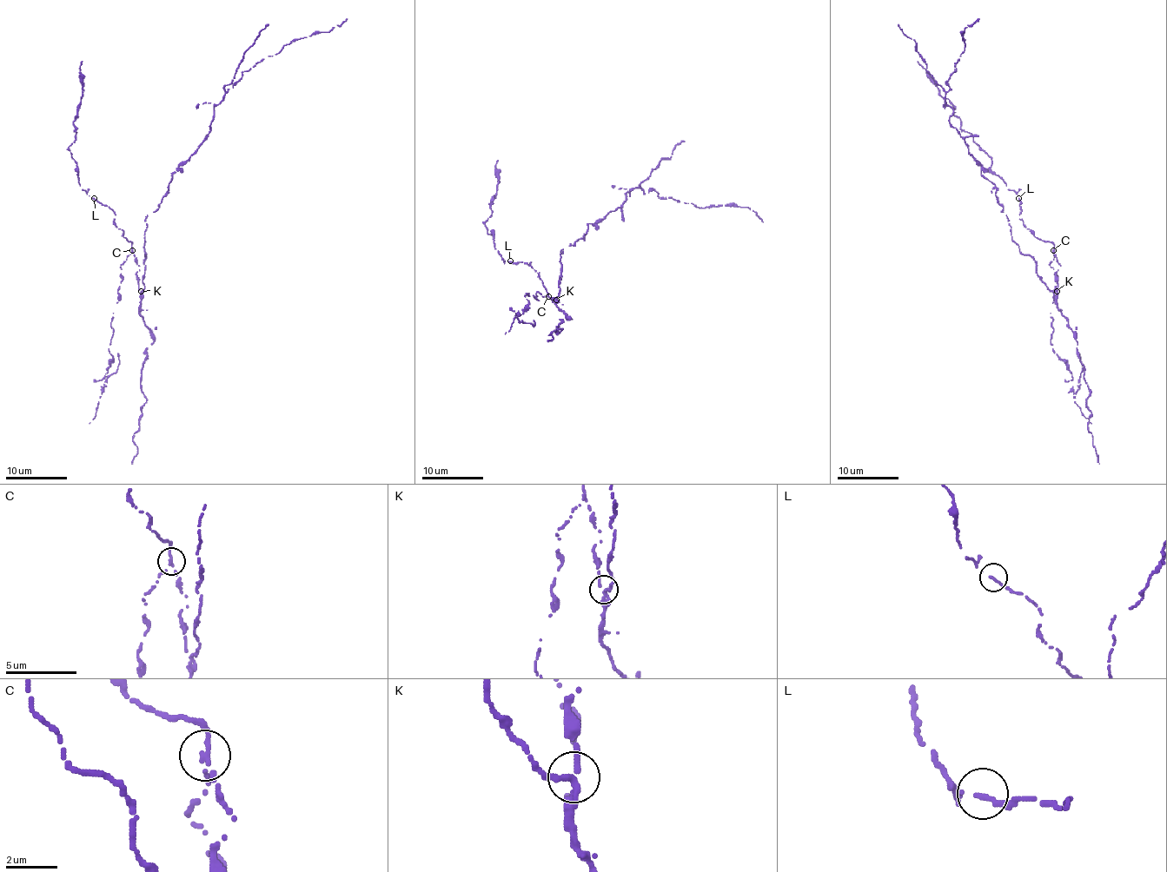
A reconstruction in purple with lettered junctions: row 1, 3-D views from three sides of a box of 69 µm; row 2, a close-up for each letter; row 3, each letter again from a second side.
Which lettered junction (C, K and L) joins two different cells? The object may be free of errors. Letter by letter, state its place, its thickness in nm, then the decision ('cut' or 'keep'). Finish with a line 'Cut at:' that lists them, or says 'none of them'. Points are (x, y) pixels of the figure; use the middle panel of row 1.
C: at (548, 296); 150 nm thick; cut
K: at (556, 300); 240 nm thick; keep
L: at (510, 260); 170 nm thick; keep
Cut at: C

